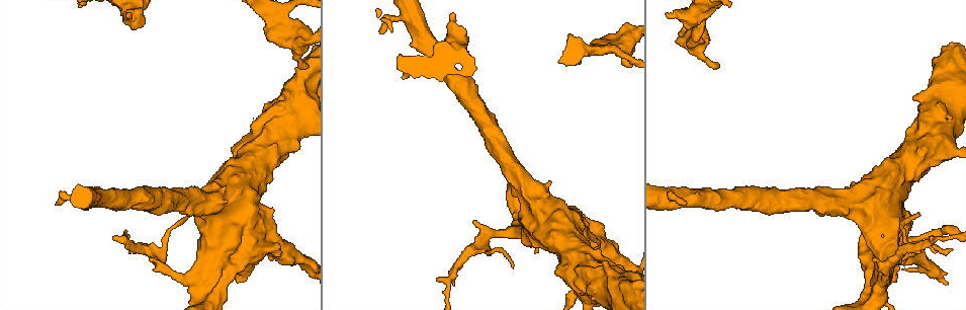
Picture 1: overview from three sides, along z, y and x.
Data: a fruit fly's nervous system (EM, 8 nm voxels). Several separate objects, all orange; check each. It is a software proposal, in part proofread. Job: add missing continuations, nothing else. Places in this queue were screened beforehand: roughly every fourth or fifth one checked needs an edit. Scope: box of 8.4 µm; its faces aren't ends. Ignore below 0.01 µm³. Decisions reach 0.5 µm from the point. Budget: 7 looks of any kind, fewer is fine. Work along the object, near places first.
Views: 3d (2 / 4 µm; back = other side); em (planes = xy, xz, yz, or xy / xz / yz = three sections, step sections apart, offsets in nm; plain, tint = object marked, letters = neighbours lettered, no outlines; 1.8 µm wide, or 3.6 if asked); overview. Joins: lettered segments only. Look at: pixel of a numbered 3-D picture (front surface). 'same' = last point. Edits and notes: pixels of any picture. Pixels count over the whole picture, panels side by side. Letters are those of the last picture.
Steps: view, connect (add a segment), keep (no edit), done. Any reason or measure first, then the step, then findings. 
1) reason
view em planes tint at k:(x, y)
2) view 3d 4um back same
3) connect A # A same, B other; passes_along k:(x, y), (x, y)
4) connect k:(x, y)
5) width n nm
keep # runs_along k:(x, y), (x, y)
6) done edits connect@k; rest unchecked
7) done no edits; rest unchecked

branch stops here
view em planes letters at 1:(128, 13)

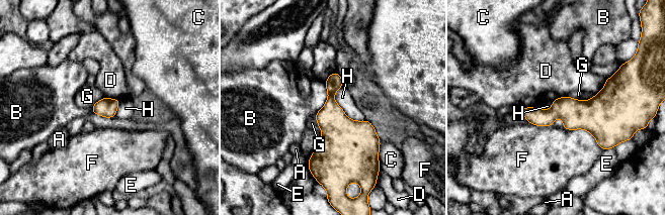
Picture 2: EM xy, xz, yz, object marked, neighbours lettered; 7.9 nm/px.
keep # A other, B other, C other, D other, E other, F other, G other, H other; border 2:(341, 86), (334, 101), (365, 119); none of them fits

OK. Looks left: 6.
thick turns thin
view 3d 4um at 1:(204, 236)

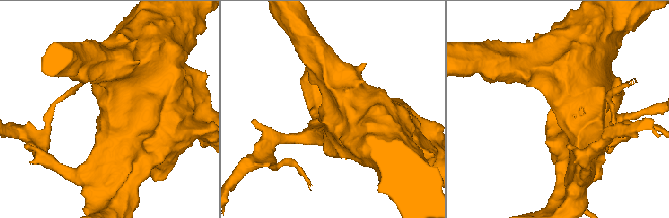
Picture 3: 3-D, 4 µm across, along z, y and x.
view em xy step 4 tint at 3:(104, 113)

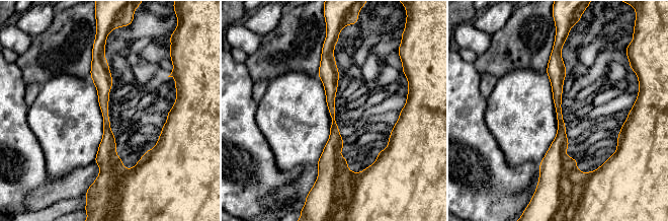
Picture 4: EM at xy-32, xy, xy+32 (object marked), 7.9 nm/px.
another direction
view em planes letters same

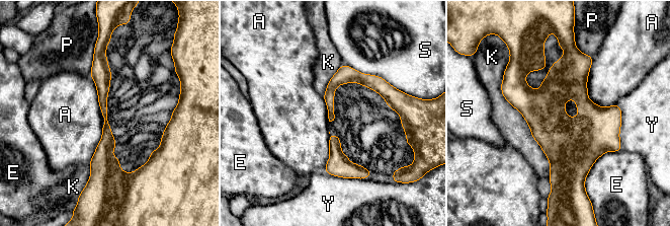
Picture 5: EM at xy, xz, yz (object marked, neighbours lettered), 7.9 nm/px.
width 80 nm
keep # A other, E other, K other, P other, S other, Y other; border 5:(592, 57), (587, 97), (608, 107); no lettered segment goes on from it

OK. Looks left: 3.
calibre changes
view 3d 4um at 1:(589, 298)

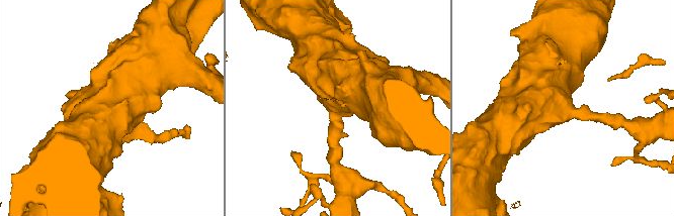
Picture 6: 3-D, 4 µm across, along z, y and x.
need the tissue
view em 3.6um xy step 16 plain at 6:(561, 112)

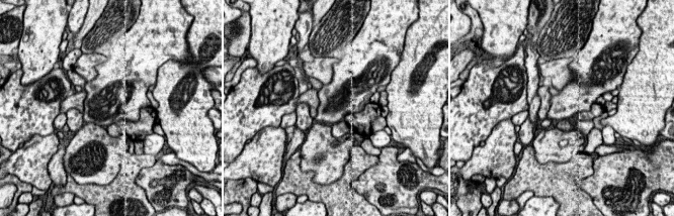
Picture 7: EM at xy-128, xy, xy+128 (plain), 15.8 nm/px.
what lies round it
view em 3.6um xy step 16 letters same

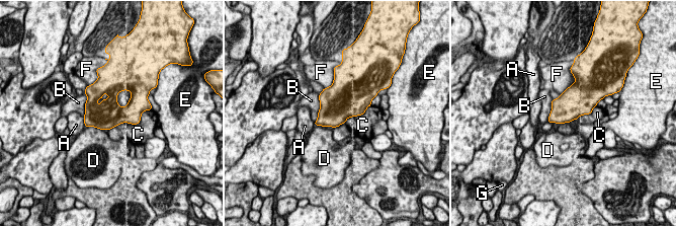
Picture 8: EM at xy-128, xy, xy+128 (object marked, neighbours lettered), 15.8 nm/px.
keep # A other, B other, C other, D other, E other, F other, G other; no lettered segment goes on from it

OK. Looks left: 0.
done no edits; rest unchecked

